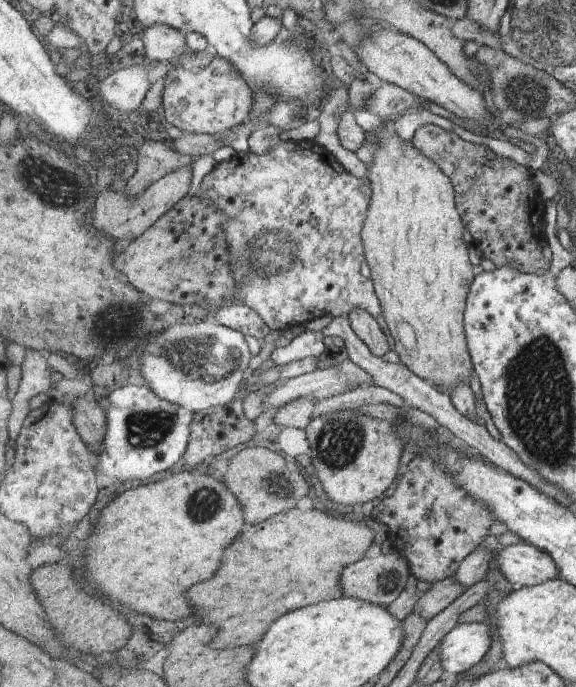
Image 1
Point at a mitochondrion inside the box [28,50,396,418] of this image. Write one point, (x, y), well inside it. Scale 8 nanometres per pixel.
(262, 266)

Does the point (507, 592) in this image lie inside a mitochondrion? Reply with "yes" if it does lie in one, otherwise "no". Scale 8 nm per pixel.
no

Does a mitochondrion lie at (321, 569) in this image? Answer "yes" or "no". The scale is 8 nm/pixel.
no

